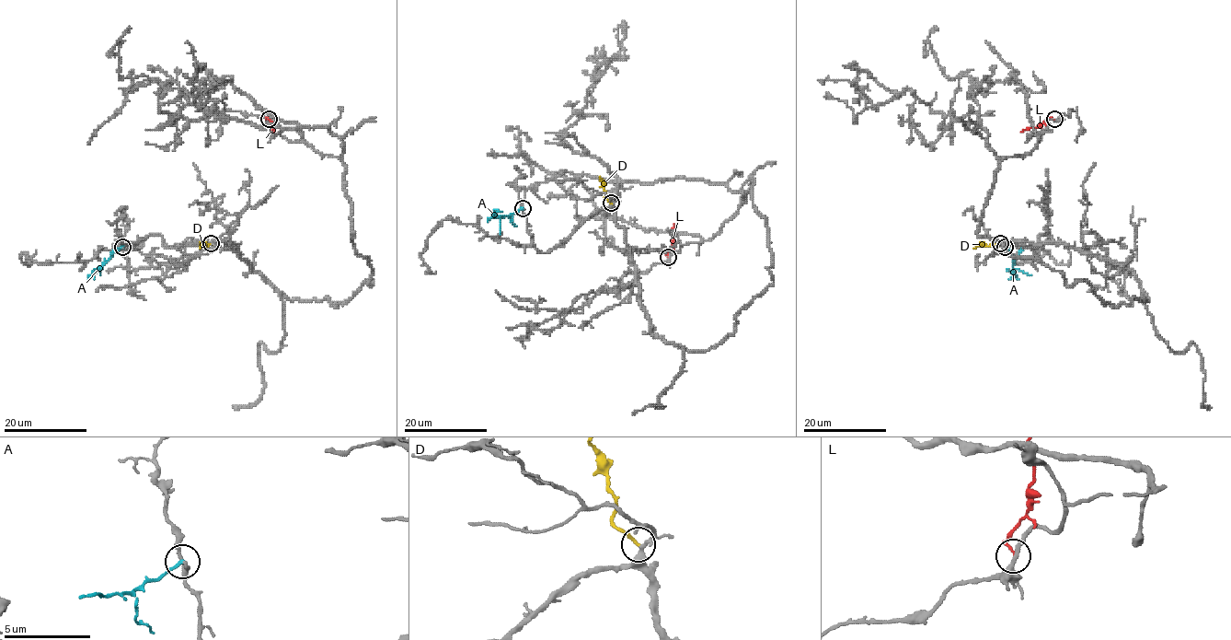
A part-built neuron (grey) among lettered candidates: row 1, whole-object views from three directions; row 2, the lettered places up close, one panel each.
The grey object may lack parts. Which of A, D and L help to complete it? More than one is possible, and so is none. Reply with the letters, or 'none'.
D

